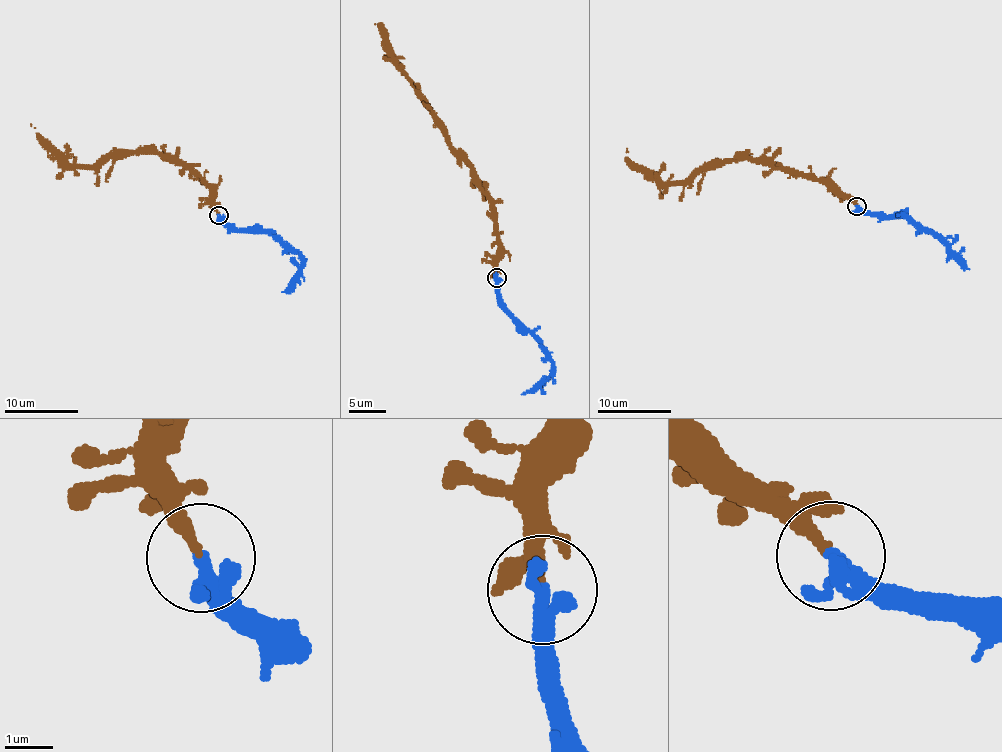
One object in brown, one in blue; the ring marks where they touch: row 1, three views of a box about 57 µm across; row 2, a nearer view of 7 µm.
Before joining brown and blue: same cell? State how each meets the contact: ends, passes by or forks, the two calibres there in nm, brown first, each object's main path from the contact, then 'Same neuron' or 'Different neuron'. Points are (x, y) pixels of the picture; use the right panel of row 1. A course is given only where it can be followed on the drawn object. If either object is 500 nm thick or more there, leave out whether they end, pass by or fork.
At the ring brown ends. At the ring blue passes by. Thickness 240 nm (brown) against 240 nm. Course of brown: (855, 205), (821, 182), (748, 159), (715, 161), (685, 180), (662, 182), (634, 167), (626, 157), (627, 148). Course of blue: (857, 205), (887, 217), (906, 214), (969, 269). Same neuron

